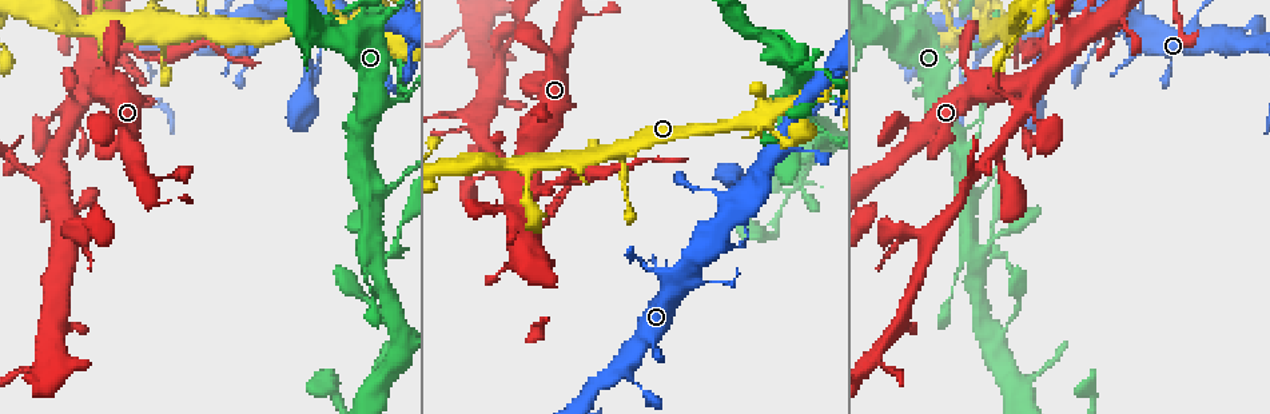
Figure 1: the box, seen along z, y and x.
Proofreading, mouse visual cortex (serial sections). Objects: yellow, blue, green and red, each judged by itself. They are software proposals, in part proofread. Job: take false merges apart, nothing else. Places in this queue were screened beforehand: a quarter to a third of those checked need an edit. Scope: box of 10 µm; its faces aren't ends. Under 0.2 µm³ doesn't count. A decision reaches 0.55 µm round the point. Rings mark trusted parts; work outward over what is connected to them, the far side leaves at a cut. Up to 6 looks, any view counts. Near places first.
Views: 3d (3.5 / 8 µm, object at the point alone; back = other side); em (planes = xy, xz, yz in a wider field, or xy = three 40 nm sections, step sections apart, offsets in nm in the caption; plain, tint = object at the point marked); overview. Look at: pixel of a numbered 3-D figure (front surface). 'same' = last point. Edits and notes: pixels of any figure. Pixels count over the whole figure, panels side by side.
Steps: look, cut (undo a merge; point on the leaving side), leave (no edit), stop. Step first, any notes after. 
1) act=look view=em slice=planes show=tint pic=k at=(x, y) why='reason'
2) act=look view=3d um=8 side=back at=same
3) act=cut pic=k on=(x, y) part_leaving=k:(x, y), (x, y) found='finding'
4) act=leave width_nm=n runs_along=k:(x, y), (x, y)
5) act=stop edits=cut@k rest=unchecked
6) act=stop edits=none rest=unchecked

act=look view=3d um=3.5 pic=1 at=(822, 105)

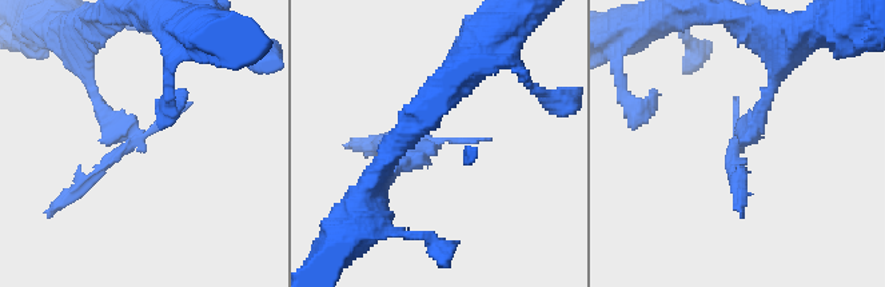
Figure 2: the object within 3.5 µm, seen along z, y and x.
act=look view=em slice=planes show=plain pic=2 at=(437, 149) why='now the EM'

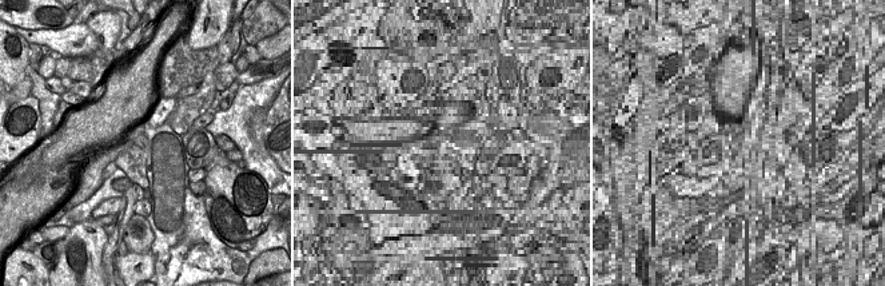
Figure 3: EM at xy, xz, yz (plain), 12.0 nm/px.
act=look view=em slice=planes show=tint at=same why='where the object lies'

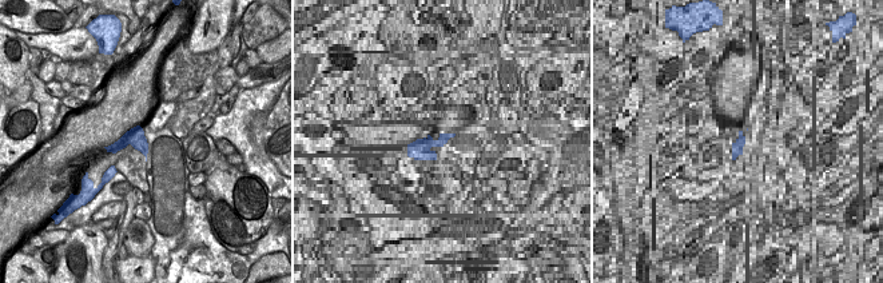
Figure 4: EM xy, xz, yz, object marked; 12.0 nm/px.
act=leave runs_along=2:(383, 180), (441, 143), (490, 140) found='all the same cell'

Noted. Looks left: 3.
act=look view=3d um=3.5 pic=1 at=(128, 28)

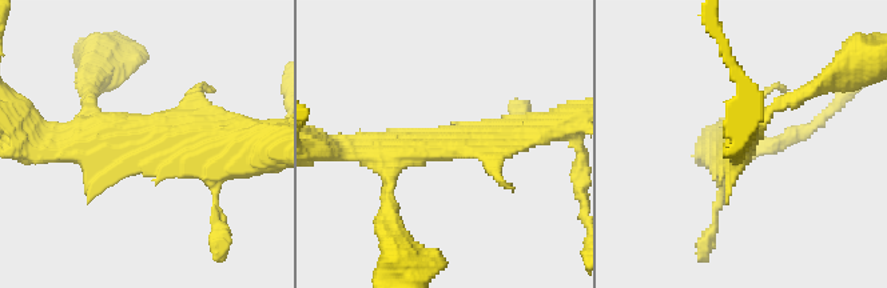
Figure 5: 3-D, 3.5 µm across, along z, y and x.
act=look view=em slice=xy step=1 show=tint pic=5 at=(133, 147) why='shape alone is not enough'

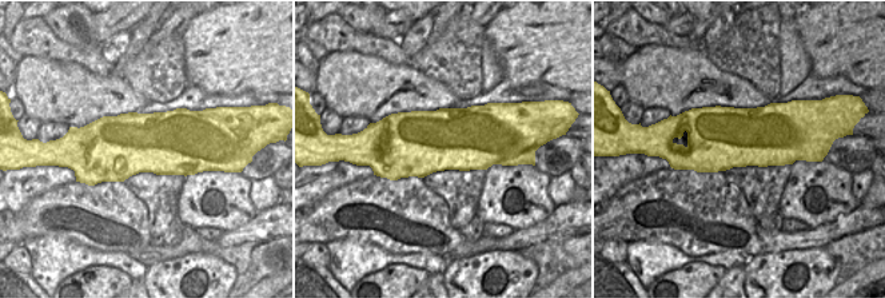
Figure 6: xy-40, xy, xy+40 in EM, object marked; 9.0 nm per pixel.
act=leave runs_along=5:(518, 130), (465, 143), (346, 151) found='continuous, no second cell'

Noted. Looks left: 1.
act=stop edits=none rest=unchecked

